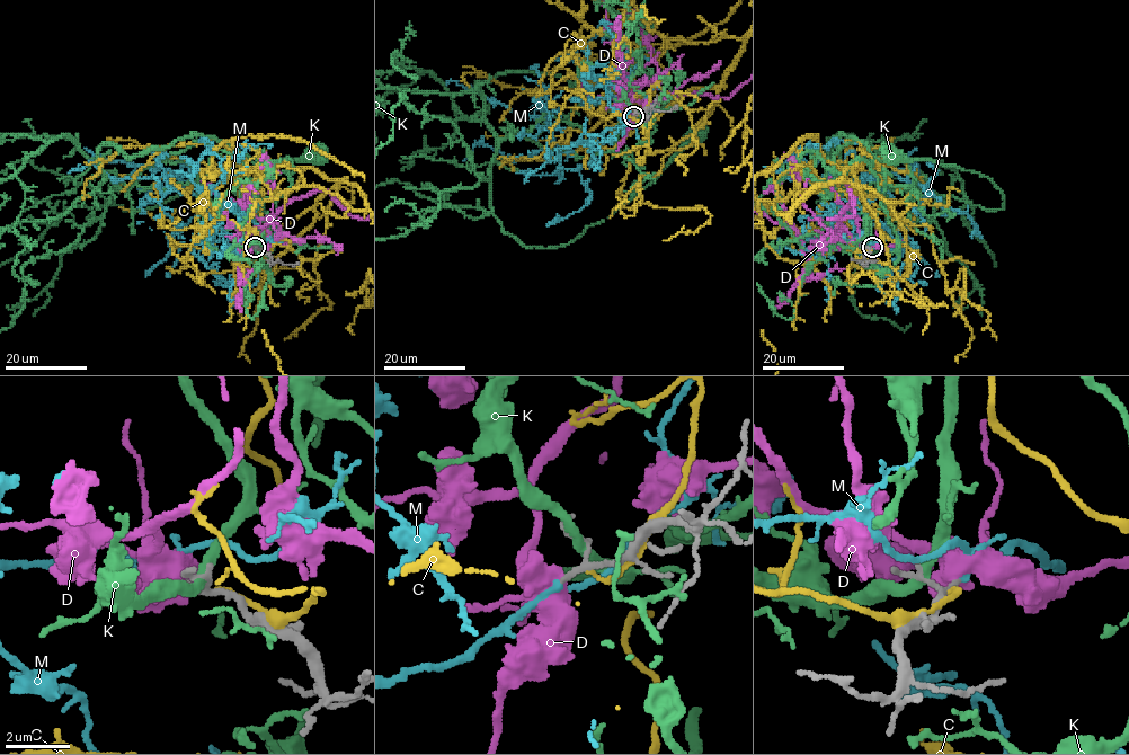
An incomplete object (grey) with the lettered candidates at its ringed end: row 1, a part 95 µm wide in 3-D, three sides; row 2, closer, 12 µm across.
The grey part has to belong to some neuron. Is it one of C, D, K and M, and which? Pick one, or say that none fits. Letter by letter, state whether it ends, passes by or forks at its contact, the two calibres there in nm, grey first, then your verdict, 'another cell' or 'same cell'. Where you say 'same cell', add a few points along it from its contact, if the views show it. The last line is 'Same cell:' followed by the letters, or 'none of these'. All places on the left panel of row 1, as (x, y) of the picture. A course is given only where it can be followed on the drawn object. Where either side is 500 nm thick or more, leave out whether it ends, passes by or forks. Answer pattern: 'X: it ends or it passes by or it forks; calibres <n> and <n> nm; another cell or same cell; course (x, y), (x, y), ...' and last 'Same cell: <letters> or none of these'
C: it ends; calibres 200 and 140 nm; another cell
D: calibres 150 and 750 nm; another cell
K: it passes by; calibres 190 and 320 nm; another cell
M: it passes by; calibres 130 and 140 nm; same cell
Same cell: M

